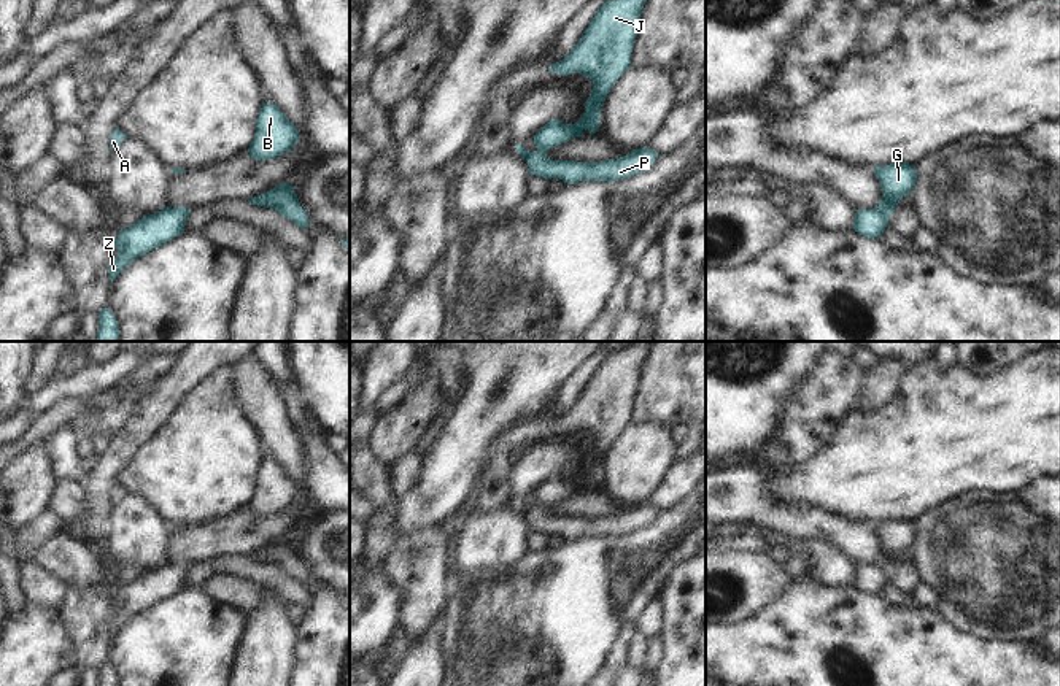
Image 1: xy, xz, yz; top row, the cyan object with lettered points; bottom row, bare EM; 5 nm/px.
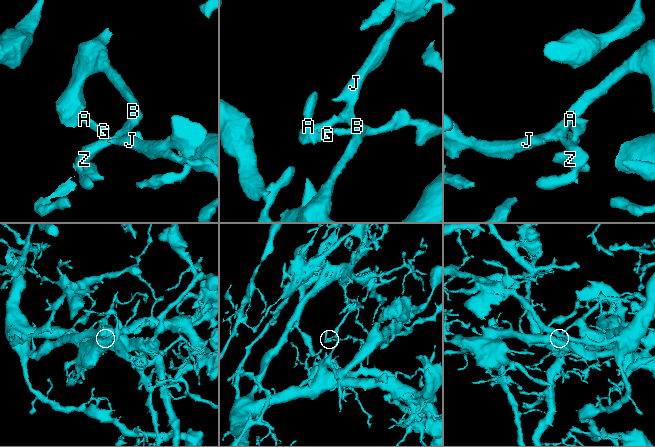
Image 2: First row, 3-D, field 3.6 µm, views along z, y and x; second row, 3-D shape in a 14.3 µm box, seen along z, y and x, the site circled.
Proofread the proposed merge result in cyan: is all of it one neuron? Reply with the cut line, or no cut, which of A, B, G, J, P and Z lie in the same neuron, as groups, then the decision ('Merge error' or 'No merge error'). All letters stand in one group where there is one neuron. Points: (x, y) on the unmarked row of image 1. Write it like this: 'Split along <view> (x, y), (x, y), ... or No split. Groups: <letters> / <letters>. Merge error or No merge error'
Split along xz (542, 512), (531, 510), (526, 515). Groups: A G P / B J Z. Merge error.

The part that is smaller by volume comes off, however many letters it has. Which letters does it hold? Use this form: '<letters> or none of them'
A, G, P

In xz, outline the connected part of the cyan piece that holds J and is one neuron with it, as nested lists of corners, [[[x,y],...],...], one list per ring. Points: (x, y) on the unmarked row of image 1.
[[[637,341],[612,356],[607,356],[594,370],[575,403],[559,418],[548,422],[551,429],[572,430],[578,427],[593,437],[593,446],[583,459],[585,468],[575,480],[548,476],[534,491],[536,508],[516,503],[523,514],[531,510],[544,511],[585,486],[599,488],[601,465],[617,435],[631,422],[631,408],[640,380],[640,368],[650,341]]]

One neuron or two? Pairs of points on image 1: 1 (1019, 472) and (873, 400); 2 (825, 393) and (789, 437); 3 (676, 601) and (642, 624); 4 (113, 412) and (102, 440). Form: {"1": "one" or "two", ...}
{"1": "two", "2": "one", "3": "two", "4": "two"}

